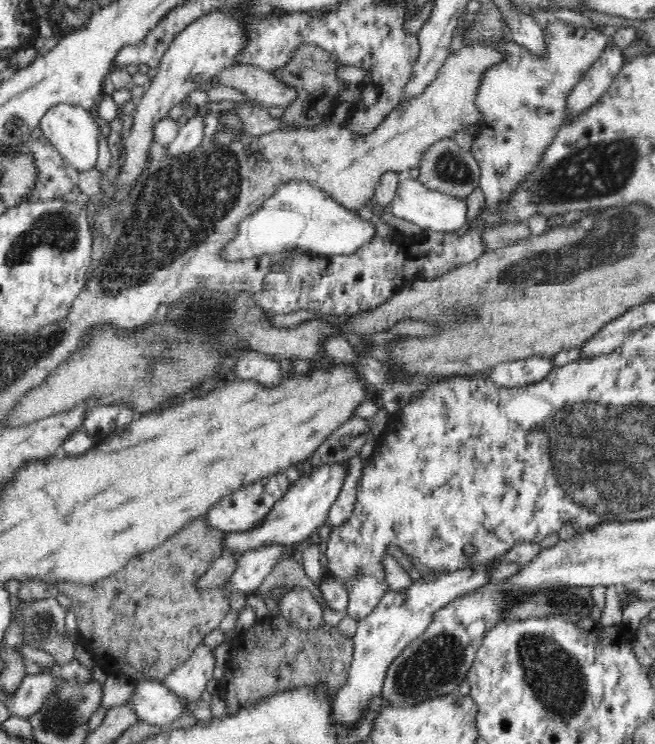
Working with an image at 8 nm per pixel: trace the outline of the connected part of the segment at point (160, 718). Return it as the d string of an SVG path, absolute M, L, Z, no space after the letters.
M140 681L134 691L136 694L128 700L128 703L134 705L140 722L166 727L190 711L186 699L174 693L164 683Z

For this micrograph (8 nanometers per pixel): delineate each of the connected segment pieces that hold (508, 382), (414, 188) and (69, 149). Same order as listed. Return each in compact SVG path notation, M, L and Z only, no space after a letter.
M534 355L514 362L500 363L481 376L498 385L512 388L540 382L555 368L552 357Z
M402 177L398 183L394 200L390 202L388 211L398 218L419 226L423 232L459 232L466 224L466 203L453 195L434 191L414 177Z
M72 103L52 105L41 116L39 128L68 165L72 165L78 171L85 171L96 165L99 138L106 134L106 128L104 123L94 119L84 107Z

